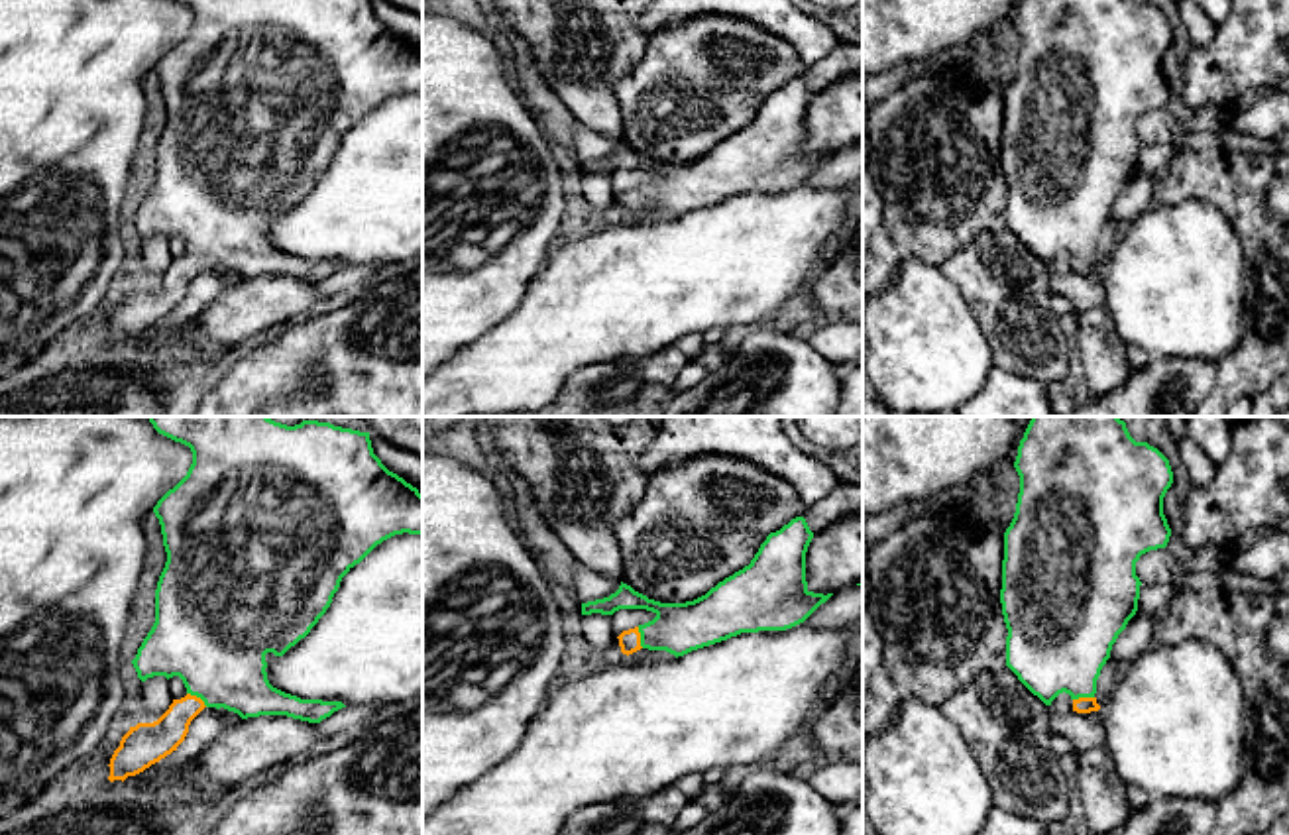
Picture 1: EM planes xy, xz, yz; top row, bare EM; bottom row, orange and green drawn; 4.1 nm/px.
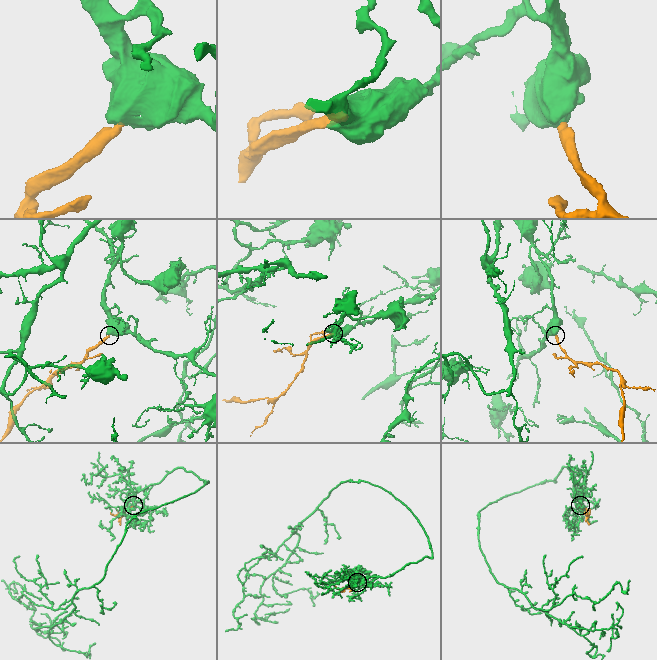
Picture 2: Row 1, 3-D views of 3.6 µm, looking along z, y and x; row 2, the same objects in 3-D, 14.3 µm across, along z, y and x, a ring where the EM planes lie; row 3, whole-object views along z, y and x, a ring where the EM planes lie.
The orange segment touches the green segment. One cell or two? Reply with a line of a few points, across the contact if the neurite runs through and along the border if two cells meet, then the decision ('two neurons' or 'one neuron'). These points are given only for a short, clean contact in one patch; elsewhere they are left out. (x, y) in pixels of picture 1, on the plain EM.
line xy (154, 301), (195, 256), (215, 236), (215, 199); one neuron

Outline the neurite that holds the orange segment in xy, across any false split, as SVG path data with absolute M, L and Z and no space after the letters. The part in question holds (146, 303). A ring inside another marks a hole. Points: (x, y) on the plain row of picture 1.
M175 0L191 8L193 24L187 35L169 49L153 67L155 77L161 84L163 106L167 112L165 128L159 136L155 149L155 183L141 206L138 208L136 218L132 220L138 238L145 242L153 236L165 236L167 240L179 236L187 248L187 255L173 259L169 269L153 283L138 283L122 297L120 306L110 318L110 336L108 340L126 340L136 336L159 322L185 301L191 281L204 267L224 267L238 273L242 279L259 277L259 275L287 275L293 279L320 283L330 277L334 271L346 267L342 261L322 261L322 259L301 259L297 255L285 253L273 248L267 240L267 222L265 214L273 212L283 216L291 206L305 198L318 179L326 173L332 163L334 153L340 147L342 138L360 124L377 104L395 96L395 94L422 94L422 55L417 47L407 43L397 33L389 31L381 20L373 14L371 0Z

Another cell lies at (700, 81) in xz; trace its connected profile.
M705 14L668 26L613 86L623 120L619 139L660 163L694 161L749 126L766 96L804 71L790 43L753 22Z

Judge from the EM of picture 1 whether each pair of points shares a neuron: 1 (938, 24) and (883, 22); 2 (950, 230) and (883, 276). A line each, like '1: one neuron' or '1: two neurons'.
1: one neuron
2: one neuron

